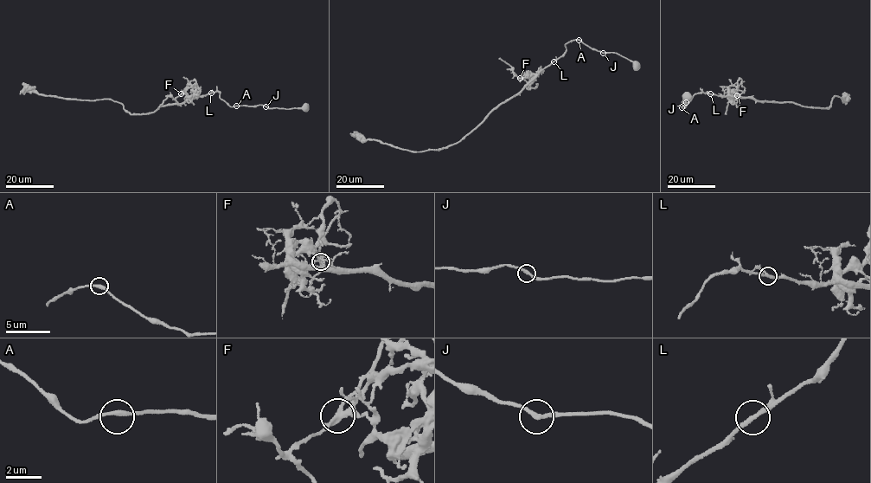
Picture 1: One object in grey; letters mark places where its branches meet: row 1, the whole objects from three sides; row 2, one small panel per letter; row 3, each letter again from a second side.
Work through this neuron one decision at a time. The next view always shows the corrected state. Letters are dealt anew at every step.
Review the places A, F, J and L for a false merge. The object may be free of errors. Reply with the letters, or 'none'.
F

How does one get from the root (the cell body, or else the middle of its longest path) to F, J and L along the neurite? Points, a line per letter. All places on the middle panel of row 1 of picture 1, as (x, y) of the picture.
F: (636, 64), (615, 53), (602, 53), (573, 40), (566, 43), (561, 56), (537, 75), (530, 74), (520, 78)
J: (636, 64), (615, 53), (603, 53)
L: (636, 64), (615, 53), (592, 49), (578, 40), (566, 42), (565, 51), (553, 61)

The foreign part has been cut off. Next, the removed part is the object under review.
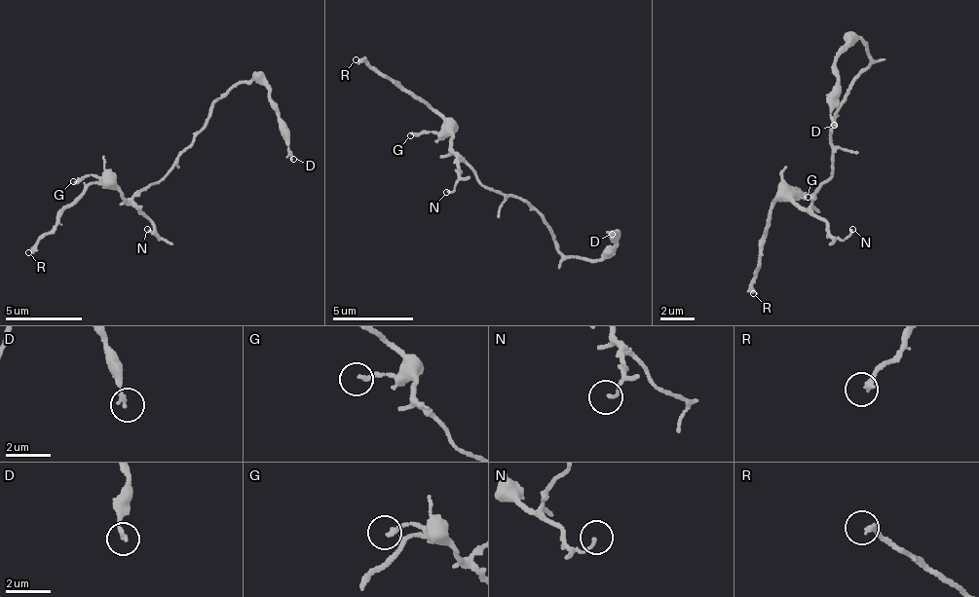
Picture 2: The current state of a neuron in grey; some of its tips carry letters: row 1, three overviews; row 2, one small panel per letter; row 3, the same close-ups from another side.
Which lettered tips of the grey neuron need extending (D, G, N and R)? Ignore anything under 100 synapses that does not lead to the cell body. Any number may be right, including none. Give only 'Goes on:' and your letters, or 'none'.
Goes on: R

